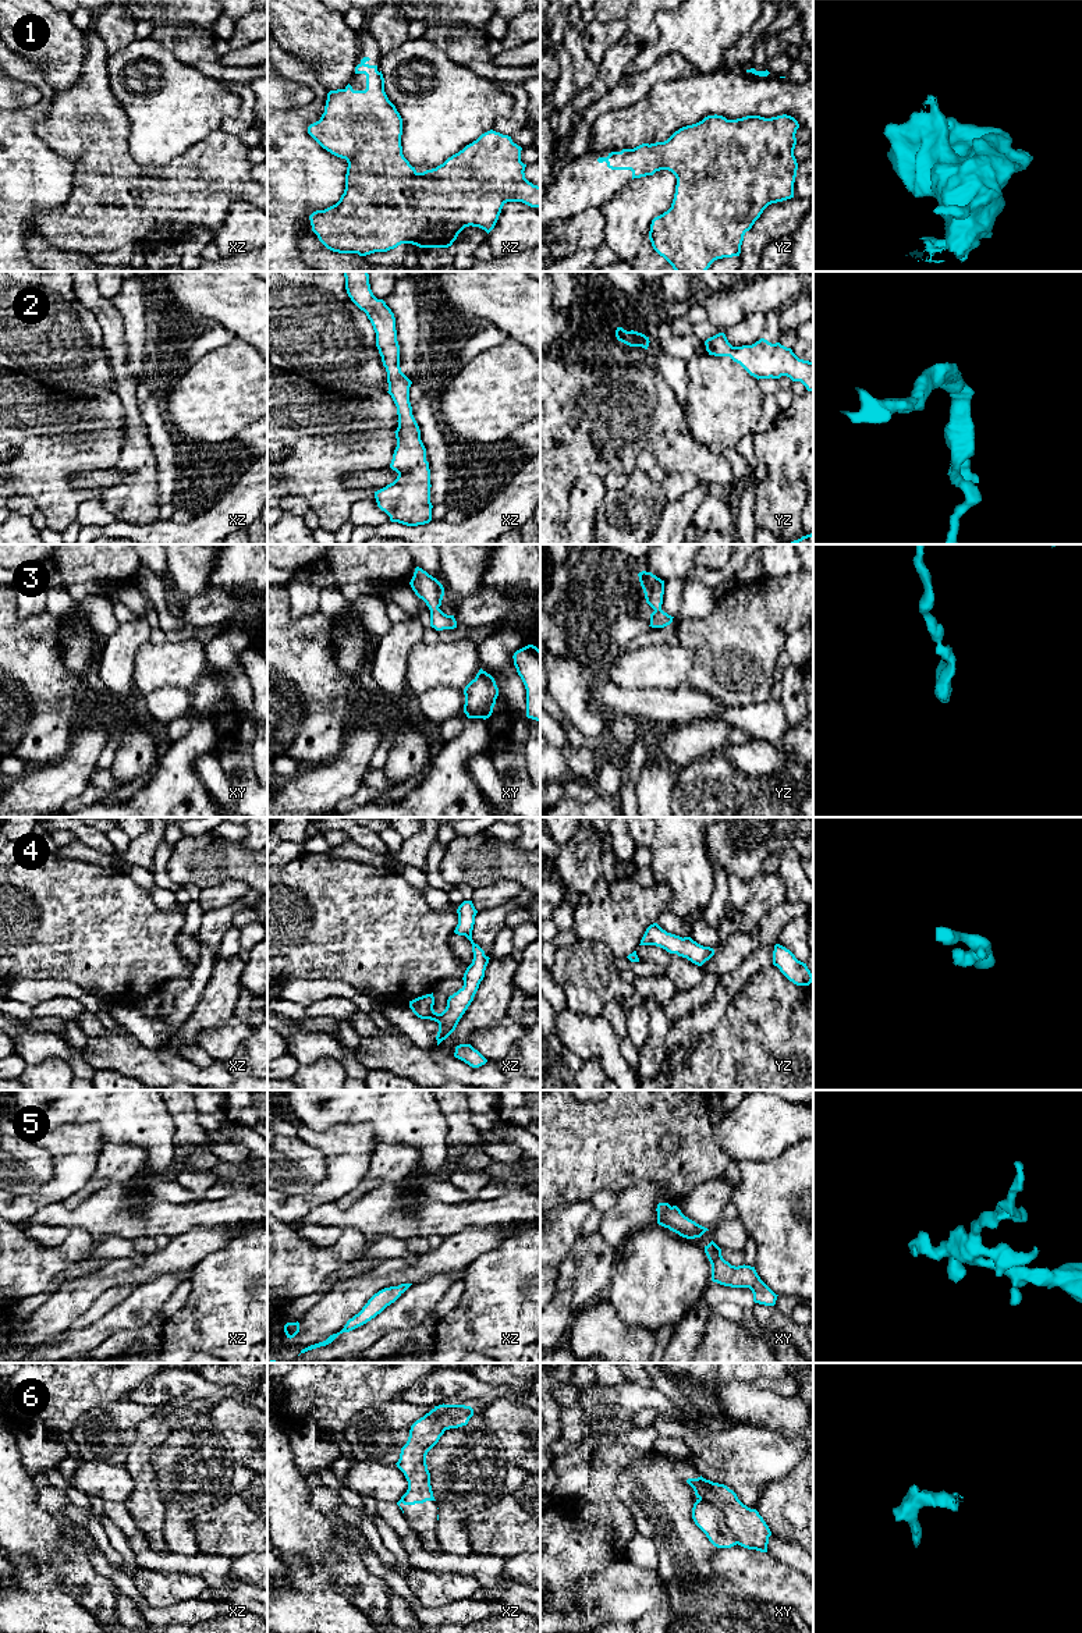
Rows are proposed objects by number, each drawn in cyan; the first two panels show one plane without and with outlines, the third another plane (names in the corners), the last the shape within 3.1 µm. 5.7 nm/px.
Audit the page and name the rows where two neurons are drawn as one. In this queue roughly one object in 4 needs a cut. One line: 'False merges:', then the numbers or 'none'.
False merges: 6

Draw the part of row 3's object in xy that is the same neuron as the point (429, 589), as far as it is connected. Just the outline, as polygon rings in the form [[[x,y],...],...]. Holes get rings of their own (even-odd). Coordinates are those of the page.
[[[416,567],[409,585],[415,594],[429,607],[432,628],[436,631],[457,628],[454,615],[447,615],[439,608],[444,596],[444,587],[436,578]]]

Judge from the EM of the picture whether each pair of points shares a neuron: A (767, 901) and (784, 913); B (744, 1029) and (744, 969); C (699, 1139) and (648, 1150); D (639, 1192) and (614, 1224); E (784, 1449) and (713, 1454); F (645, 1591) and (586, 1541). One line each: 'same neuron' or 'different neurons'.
A: different neurons
B: different neurons
C: same neuron
D: same neuron
E: same neuron
F: different neurons

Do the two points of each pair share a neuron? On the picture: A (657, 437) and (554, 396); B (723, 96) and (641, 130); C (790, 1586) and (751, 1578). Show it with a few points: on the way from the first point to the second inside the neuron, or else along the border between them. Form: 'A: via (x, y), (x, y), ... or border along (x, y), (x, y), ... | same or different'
A: via (632, 412), (588, 411), (579, 408) | same
B: via (702, 96), (670, 105), (662, 112) | same
C: via (780, 1584), (761, 1578) | same

